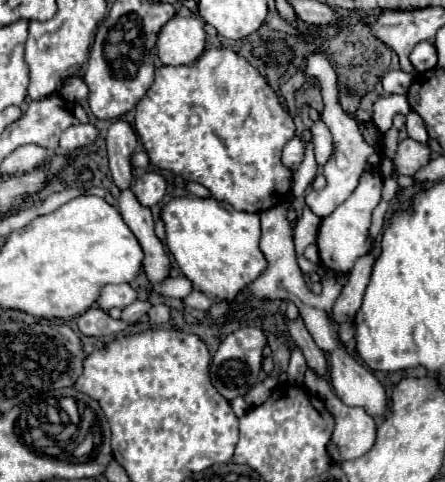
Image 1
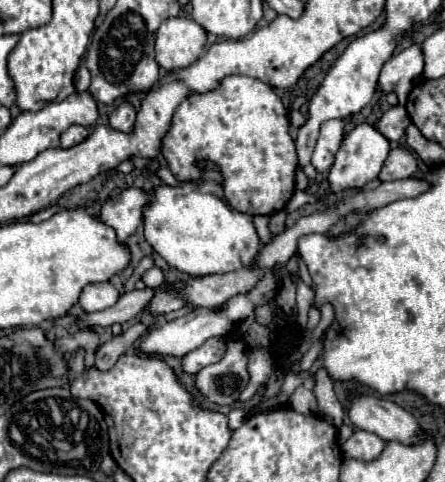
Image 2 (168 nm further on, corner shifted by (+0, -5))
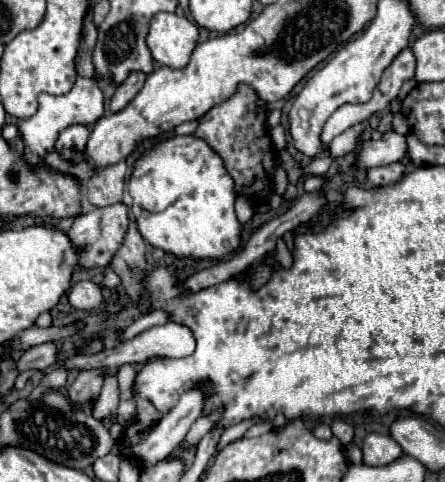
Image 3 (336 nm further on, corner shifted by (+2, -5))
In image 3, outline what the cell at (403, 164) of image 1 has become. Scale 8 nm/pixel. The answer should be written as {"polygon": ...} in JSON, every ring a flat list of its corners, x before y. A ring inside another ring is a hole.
{"polygon":[[390,163,390,165,384,165,384,167,368,169,366,177,374,187,384,187,384,185,396,183,402,175,404,175,404,165,402,163]]}

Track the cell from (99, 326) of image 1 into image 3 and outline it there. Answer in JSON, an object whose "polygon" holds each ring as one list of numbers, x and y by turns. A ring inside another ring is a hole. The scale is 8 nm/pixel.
{"polygon":[[42,343,36,347,30,347,28,351,24,351,18,359,16,359,16,367,18,371,28,371,28,369,48,369,56,363,58,353,54,343]]}

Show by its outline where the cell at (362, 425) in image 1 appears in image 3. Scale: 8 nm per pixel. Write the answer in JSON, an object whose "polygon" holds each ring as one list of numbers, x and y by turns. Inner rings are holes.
{"polygon":[[370,433,364,439,362,453,364,453,366,465,388,465,404,455,402,447,392,437,386,437,380,433]]}

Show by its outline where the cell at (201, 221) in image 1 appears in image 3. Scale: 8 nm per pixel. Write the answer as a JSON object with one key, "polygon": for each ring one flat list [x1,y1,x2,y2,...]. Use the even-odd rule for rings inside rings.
{"polygon":[[170,135,144,153,138,155,128,181,132,197,132,215,140,235,154,247,160,247,176,257,220,259,240,245,240,223,234,215,234,179,224,167,222,157,204,141,194,135]]}

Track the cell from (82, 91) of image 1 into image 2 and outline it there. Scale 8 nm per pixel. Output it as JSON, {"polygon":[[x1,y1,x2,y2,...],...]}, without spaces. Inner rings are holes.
{"polygon":[[80,65,78,71,76,71,76,75,74,75,74,87,76,87,76,93,86,91,88,85,90,85,90,73,88,73,88,69,86,69,84,65]]}

